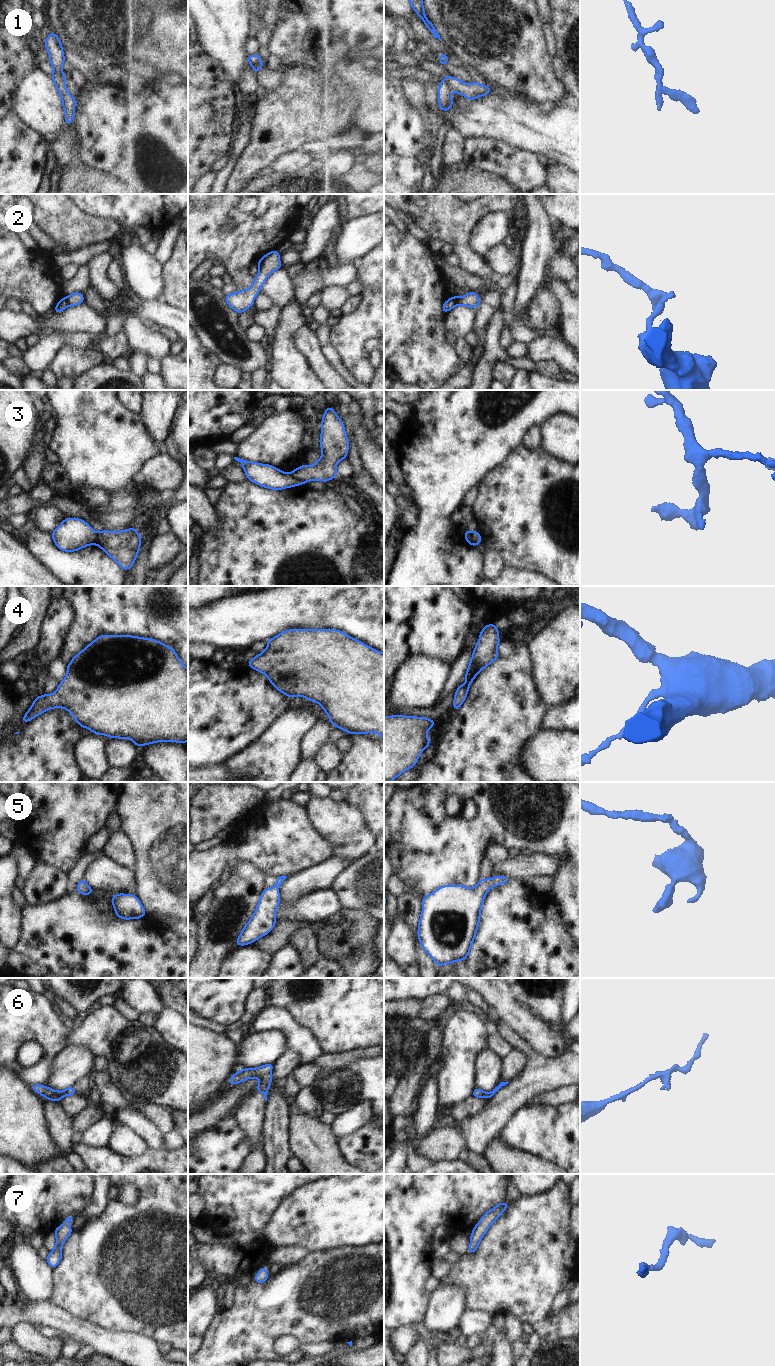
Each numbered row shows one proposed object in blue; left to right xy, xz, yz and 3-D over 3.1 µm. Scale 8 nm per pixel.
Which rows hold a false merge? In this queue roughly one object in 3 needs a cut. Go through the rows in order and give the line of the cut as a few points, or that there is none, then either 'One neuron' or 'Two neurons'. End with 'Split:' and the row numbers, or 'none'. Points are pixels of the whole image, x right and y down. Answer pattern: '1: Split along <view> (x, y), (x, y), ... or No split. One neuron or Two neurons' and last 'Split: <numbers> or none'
1: Split along yz (446, 76), (451, 89). Two neurons
2: Split along yz (449, 299), (452, 299), (456, 304). Two neurons
3: Split along xz (290, 474), (303, 482). Two neurons
4: No split. One neuron
5: No split. One neuron
6: No split. One neuron
7: No split. One neuron
Split: 1, 2, 3.

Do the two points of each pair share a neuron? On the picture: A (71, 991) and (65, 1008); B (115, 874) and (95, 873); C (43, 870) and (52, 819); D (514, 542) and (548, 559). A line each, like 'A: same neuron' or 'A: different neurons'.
A: different neurons
B: same neuron
C: different neurons
D: same neuron

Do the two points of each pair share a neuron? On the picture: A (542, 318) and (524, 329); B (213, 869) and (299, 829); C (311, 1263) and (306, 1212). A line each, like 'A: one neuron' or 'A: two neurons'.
A: two neurons
B: one neuron
C: two neurons

